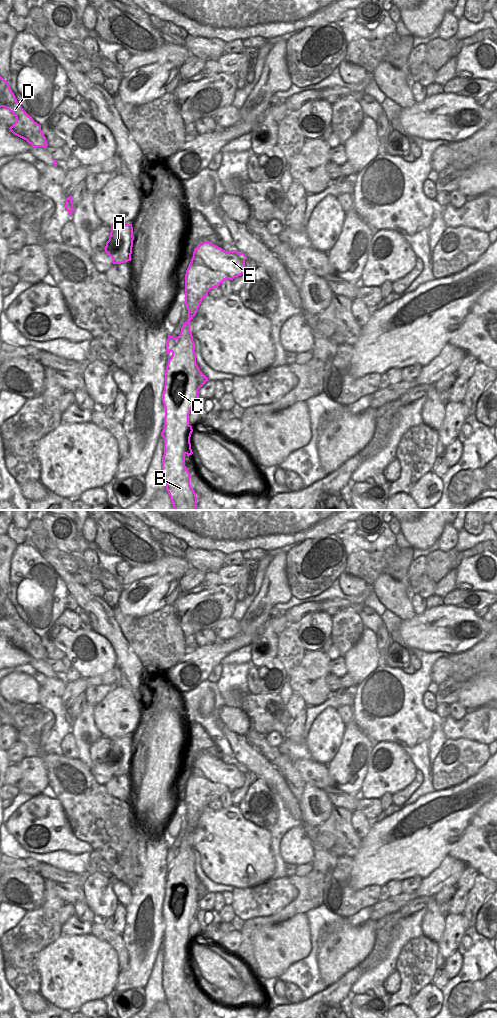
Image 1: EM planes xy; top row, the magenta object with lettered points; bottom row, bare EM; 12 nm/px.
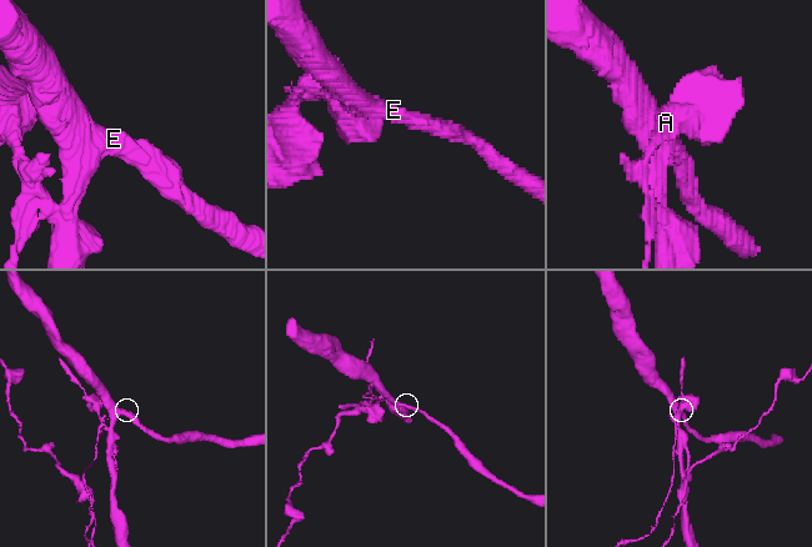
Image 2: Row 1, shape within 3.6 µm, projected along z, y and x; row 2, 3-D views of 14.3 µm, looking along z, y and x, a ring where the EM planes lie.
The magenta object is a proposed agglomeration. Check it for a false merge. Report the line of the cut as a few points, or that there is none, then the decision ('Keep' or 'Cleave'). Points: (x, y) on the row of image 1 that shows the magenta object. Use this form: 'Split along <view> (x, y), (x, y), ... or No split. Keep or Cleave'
Split along xy (176, 338), (176, 342), (170, 351). Cleave

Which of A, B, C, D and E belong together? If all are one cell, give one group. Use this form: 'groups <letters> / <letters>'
groups A D / B C E

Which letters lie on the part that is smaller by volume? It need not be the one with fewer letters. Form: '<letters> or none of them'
A, D

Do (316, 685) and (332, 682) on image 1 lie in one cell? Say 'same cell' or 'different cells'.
different cells

